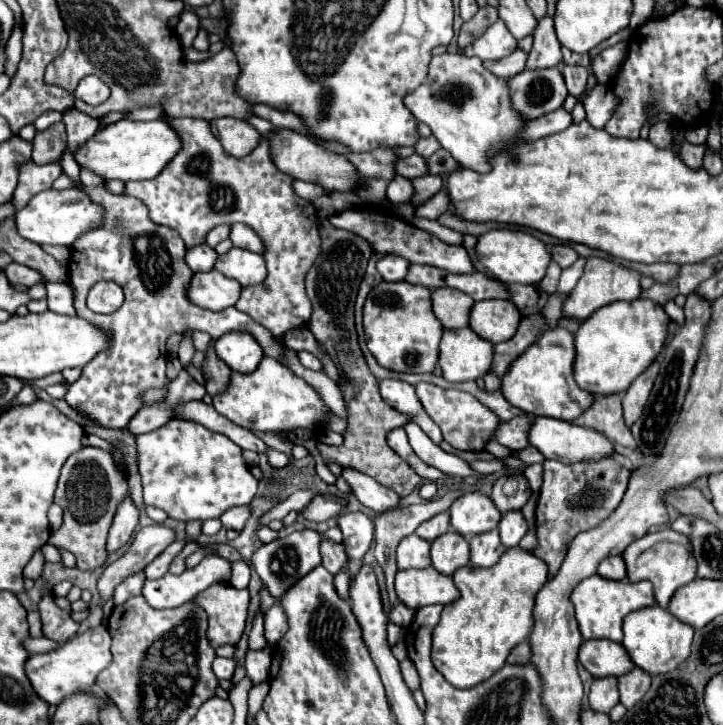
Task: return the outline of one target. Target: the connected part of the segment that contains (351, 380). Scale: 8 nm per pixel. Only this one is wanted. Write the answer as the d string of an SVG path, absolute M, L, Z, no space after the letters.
M327 219L321 221L319 235L321 235L321 253L305 277L307 295L313 305L309 331L327 349L327 353L339 367L341 371L339 389L347 403L347 429L343 433L343 443L339 447L321 445L319 451L325 455L327 461L335 459L339 465L351 465L353 469L359 469L371 475L381 485L393 489L399 497L407 497L411 491L415 491L421 485L421 479L403 459L399 459L389 449L387 433L395 427L405 427L411 421L411 417L395 411L381 399L379 381L369 371L369 365L359 349L357 331L355 331L353 307L355 307L361 279L365 275L367 261L373 255L373 249L367 241L363 241L363 237L355 233L347 233L343 229L335 229Z

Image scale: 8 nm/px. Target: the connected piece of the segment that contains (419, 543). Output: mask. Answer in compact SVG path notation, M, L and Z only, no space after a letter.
M415 533L405 537L397 547L397 565L399 569L425 569L431 565L429 543Z

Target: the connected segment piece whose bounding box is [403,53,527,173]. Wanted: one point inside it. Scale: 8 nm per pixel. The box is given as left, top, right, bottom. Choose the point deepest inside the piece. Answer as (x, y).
(469, 112)

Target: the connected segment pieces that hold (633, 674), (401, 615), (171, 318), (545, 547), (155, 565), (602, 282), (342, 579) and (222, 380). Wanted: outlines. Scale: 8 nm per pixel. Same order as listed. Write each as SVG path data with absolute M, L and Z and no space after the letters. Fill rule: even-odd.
M635 667L629 673L619 677L619 695L621 695L621 705L625 705L625 709L631 709L651 687L651 675L645 673L643 669Z
M399 603L399 605L395 605L395 607L391 609L389 619L391 619L393 623L397 623L397 625L409 625L409 623L411 623L411 619L413 619L413 615L415 615L415 611L413 611L413 609L409 609L407 605Z
M81 169L81 183L87 197L105 209L101 225L83 233L75 245L71 245L71 281L75 285L75 309L77 315L87 319L93 327L103 329L109 335L109 347L95 355L85 367L79 381L69 385L65 401L83 419L93 421L99 427L123 429L127 421L141 409L141 393L149 387L167 385L165 361L167 349L165 341L173 333L183 333L187 327L193 331L207 331L211 337L219 339L231 329L251 333L265 355L283 361L285 343L279 341L267 327L253 321L249 315L229 307L221 313L197 307L189 295L191 269L185 263L185 243L179 233L155 225L147 217L147 207L139 199L113 195L105 189L105 179L89 169ZM97 281L115 281L123 293L125 303L113 315L93 313L85 299L89 289Z
M601 459L599 463L567 465L561 461L545 461L543 487L537 501L537 539L539 547L533 551L549 565L549 579L555 577L563 563L567 543L581 531L589 531L615 511L621 503L629 483L629 471L613 459Z
M173 543L169 545L159 557L155 557L155 561L151 561L147 567L145 567L145 577L147 579L159 579L163 577L167 571L169 571L169 563L173 561L173 557L181 551L181 545L179 543Z
M591 257L585 263L585 271L577 283L577 287L569 293L569 297L563 303L563 317L565 319L577 319L585 321L595 309L613 303L613 301L633 301L641 295L641 285L639 285L641 273L635 273L633 269L627 269L619 263L613 263L609 259L597 259Z
M339 573L339 575L335 577L335 591L337 591L337 595L339 595L341 599L345 599L345 601L349 601L349 575L351 575L351 573Z
M211 341L205 351L205 359L201 363L201 373L205 377L205 389L209 395L215 395L215 393L227 389L231 369L227 367L227 363L223 359L217 357L215 341Z

